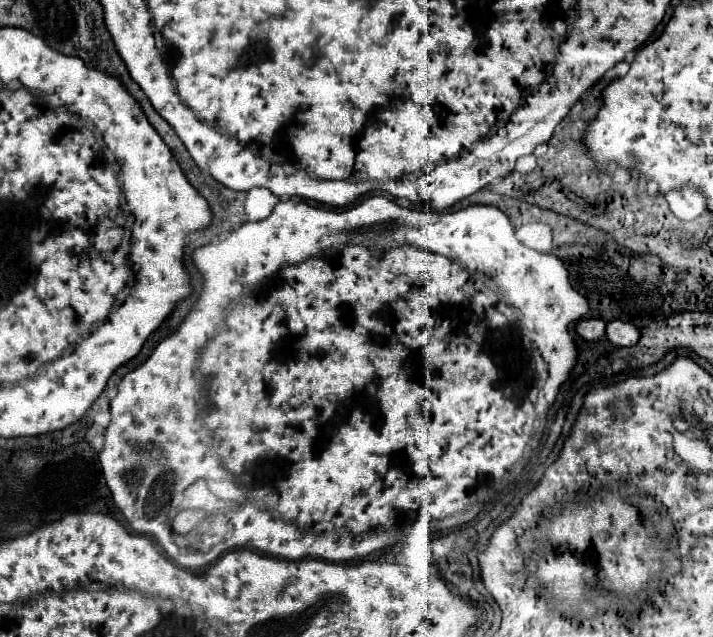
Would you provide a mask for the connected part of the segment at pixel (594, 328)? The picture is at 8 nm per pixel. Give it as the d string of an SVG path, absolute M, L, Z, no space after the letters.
M585 318L579 320L575 326L575 332L583 338L583 340L597 340L605 334L605 320L599 318Z

